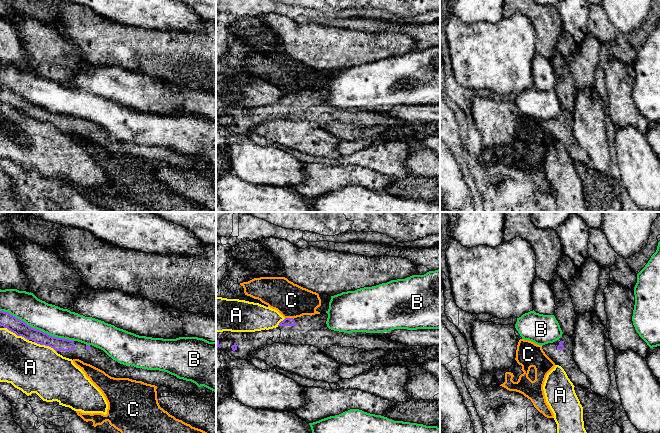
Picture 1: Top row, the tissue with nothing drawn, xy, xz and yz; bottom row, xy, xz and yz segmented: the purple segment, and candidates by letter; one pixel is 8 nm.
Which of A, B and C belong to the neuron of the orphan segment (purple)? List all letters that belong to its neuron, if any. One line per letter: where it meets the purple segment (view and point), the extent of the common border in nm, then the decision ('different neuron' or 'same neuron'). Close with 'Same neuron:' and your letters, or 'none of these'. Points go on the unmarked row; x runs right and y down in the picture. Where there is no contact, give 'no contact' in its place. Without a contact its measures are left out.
A: xy (16, 110) | 220 nm | different neuron
B: xy (36, 105) | 650 nm | different neuron
C: xz (289, 94) | 70 nm | different neuron
Same neuron: none of these

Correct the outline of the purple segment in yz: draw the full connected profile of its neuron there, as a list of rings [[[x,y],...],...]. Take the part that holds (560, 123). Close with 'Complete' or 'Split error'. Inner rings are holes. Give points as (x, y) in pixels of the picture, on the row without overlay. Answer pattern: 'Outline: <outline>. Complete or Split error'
Outline: [[[566,110],[553,119],[542,122],[545,130],[555,139],[561,142],[574,162],[591,165],[591,159],[587,152],[581,148],[573,134],[573,117]]]. Split error

